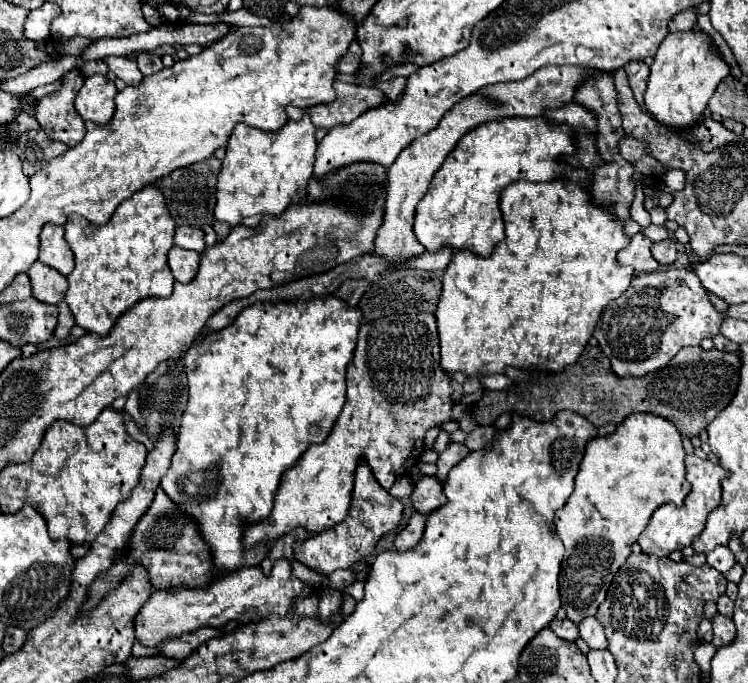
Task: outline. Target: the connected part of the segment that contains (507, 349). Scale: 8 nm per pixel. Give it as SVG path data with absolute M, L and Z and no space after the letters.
M524 180L514 182L502 190L500 210L502 210L504 224L506 224L506 238L500 244L496 244L496 250L492 252L492 256L480 258L478 254L472 254L470 250L456 250L452 254L450 264L444 270L442 294L438 298L438 306L434 312L436 322L438 322L438 336L440 336L440 366L444 372L464 372L468 378L482 378L492 372L504 374L504 370L508 366L514 366L520 370L540 368L542 372L562 372L568 364L574 364L576 358L580 356L580 352L584 350L586 342L590 340L590 336L600 320L604 306L608 306L608 302L616 300L630 286L634 270L630 266L620 266L616 260L618 250L622 250L630 238L624 236L622 224L616 222L612 214L604 212L598 206L592 206L590 194L570 180L556 180L556 182L546 182L546 184L530 184Z

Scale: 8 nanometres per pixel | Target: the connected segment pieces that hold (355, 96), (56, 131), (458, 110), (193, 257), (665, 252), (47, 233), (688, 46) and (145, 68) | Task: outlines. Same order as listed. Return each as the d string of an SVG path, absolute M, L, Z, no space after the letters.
M334 82L334 92L336 92L336 100L332 104L320 104L308 112L304 112L296 106L288 106L288 110L286 110L288 118L298 122L304 114L310 114L314 126L318 130L328 132L334 126L342 126L342 124L352 122L368 108L376 108L384 102L382 92L374 86L356 86L356 84Z
M76 70L76 76L64 76L64 84L54 94L54 98L42 98L38 102L38 106L36 106L36 120L42 126L42 130L48 134L48 138L60 140L60 142L64 142L70 148L76 146L84 138L84 120L74 110L74 98L76 98L76 94L78 94L82 84L84 84L82 72Z
M544 66L536 70L530 78L518 80L518 82L506 82L506 84L492 84L476 94L464 98L464 102L458 102L436 126L436 130L430 130L428 134L416 138L408 148L400 152L396 162L390 166L388 172L388 194L384 202L384 220L382 226L378 228L376 240L374 240L374 252L384 256L386 260L400 262L410 256L422 254L424 246L420 246L418 238L414 236L414 210L418 202L424 198L432 176L436 170L442 166L446 160L448 152L454 150L456 142L470 132L472 128L490 122L490 120L500 120L500 118L532 118L532 116L542 116L544 110L548 108L560 108L568 102L572 102L572 94L576 92L576 86L588 78L592 70L580 68L580 66Z
M172 246L168 252L168 266L170 266L176 282L188 284L198 272L198 262L200 262L200 254L194 250L184 250L184 248Z
M666 238L662 242L652 244L652 256L660 264L672 264L676 260L676 242L672 238Z
M46 224L40 234L40 262L56 268L60 274L68 276L74 268L72 252L62 252L62 236L64 226Z
M684 30L668 34L660 44L654 64L650 66L648 88L644 94L644 104L654 118L672 128L694 126L704 114L708 100L716 92L716 86L730 74L730 64L720 56L714 46L714 38L700 30Z
M141 52L137 55L136 61L143 76L150 76L164 67L161 57L152 53Z

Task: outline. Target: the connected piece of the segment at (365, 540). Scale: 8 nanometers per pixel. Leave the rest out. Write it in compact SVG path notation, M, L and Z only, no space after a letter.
M366 460L358 462L358 468L354 472L354 492L352 492L352 502L346 518L336 526L322 530L314 536L310 536L304 542L294 542L294 556L298 562L302 562L308 568L314 568L322 574L330 574L336 568L352 568L354 562L360 558L370 558L374 552L374 544L378 542L380 536L388 534L400 524L402 518L402 504L398 498L394 498L388 490L384 490Z

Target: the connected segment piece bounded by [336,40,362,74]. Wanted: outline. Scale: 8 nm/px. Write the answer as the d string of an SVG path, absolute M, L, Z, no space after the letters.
M354 40L354 42L350 44L348 52L340 58L336 70L338 70L338 72L344 72L344 74L354 74L354 72L358 72L358 68L360 68L360 54L362 54L362 50L360 50L358 42Z

